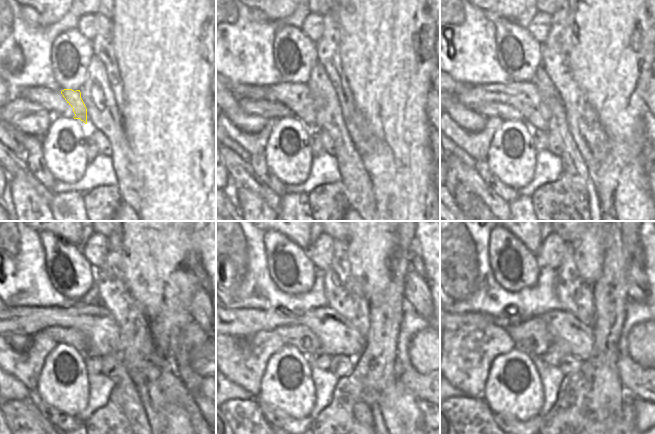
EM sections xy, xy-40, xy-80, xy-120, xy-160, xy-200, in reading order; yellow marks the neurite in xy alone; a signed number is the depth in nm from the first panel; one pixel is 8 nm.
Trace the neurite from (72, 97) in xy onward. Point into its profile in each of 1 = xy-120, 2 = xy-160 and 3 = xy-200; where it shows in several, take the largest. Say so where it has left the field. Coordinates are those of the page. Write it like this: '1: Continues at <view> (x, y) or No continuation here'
1: Continues at xy-120 (94, 320)
2: Continues at xy-160 (337, 336)
3: Continues at xy-200 (577, 337).

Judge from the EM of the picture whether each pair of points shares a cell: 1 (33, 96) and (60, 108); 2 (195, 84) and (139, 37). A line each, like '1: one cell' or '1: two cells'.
1: one cell
2: one cell

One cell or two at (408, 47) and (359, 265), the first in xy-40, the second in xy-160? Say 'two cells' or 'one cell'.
one cell

